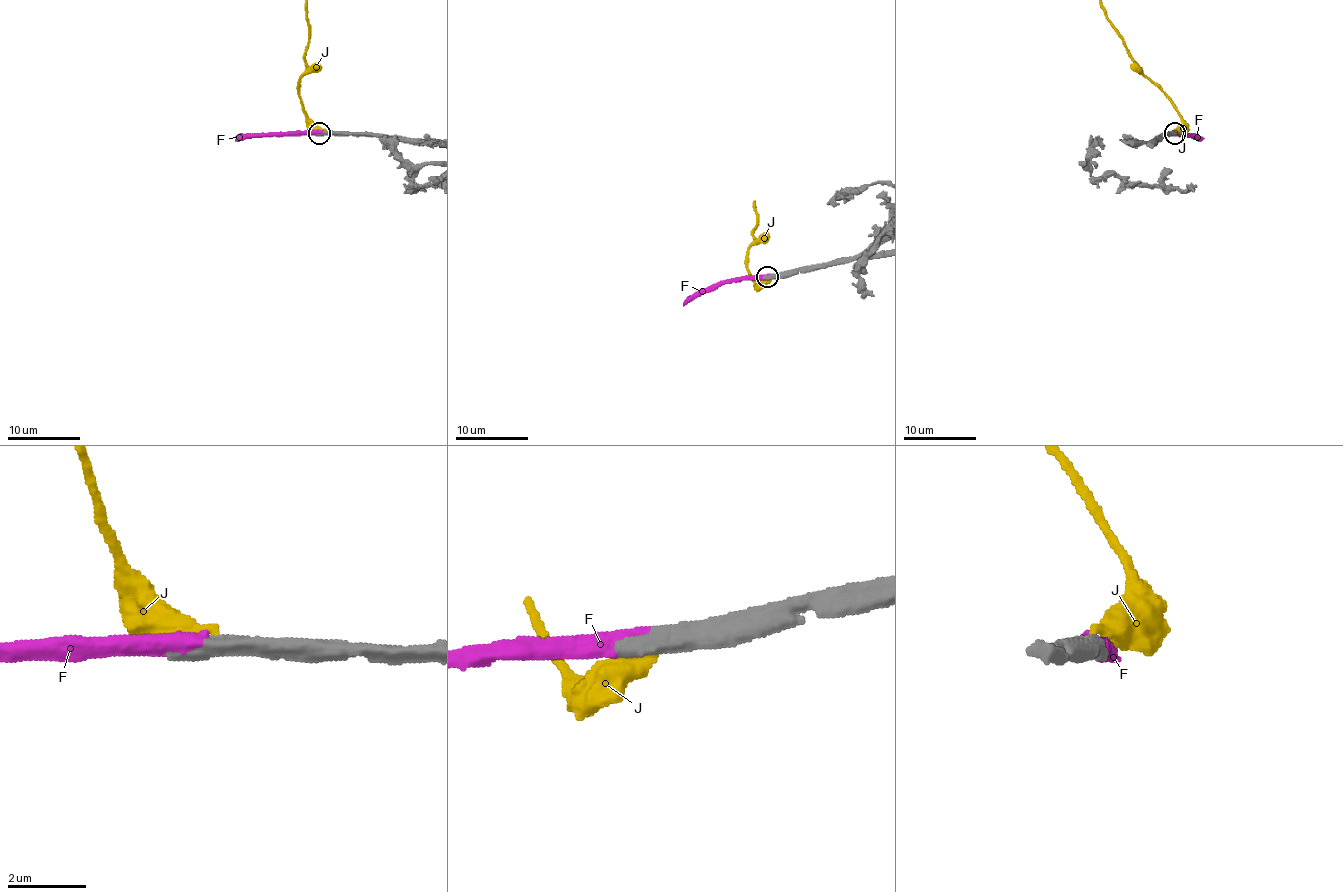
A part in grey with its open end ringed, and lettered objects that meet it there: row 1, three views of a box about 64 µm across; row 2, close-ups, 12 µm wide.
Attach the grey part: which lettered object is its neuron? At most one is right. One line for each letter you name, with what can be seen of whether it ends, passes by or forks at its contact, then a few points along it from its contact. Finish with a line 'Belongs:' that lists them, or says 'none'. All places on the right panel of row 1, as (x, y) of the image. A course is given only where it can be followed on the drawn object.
F: it ends | via (1175, 133), (1191, 133), (1204, 138)
Belongs: F

